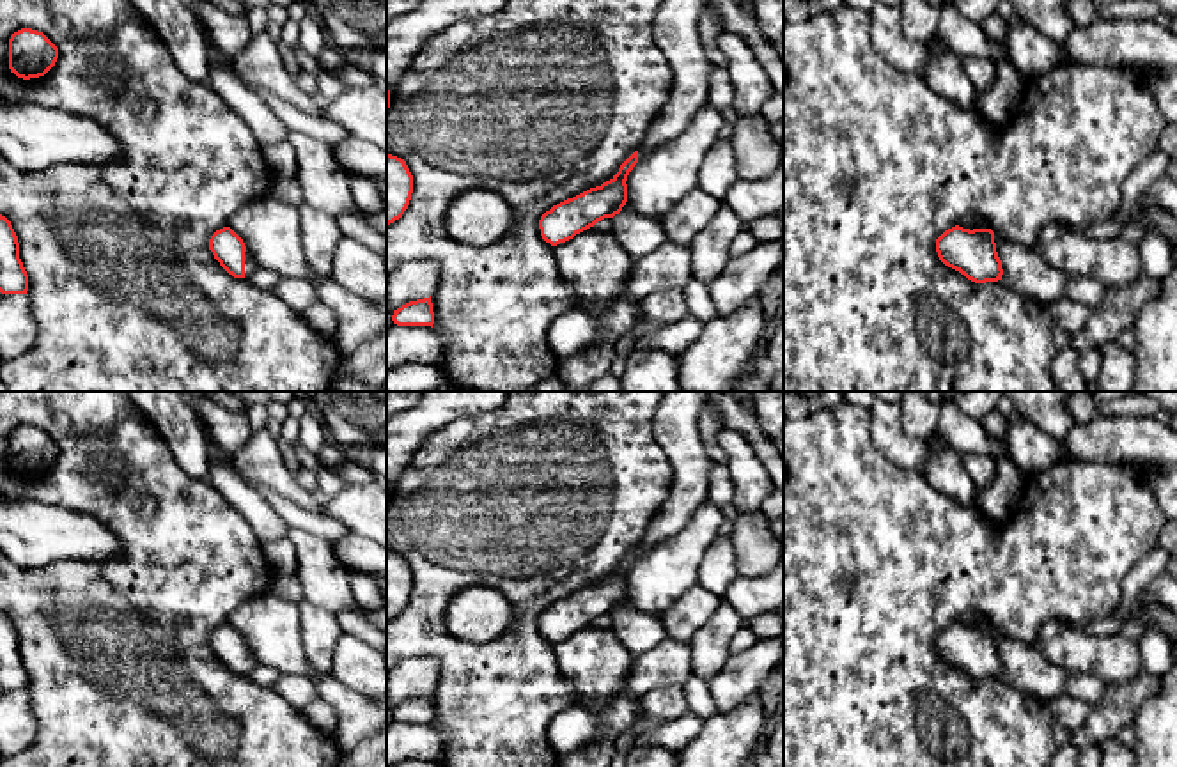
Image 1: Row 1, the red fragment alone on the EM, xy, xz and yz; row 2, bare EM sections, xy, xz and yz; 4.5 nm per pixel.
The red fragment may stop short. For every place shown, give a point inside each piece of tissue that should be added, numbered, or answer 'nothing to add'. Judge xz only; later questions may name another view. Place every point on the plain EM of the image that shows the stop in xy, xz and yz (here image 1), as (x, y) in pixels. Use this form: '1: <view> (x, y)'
1: xz (676, 422)

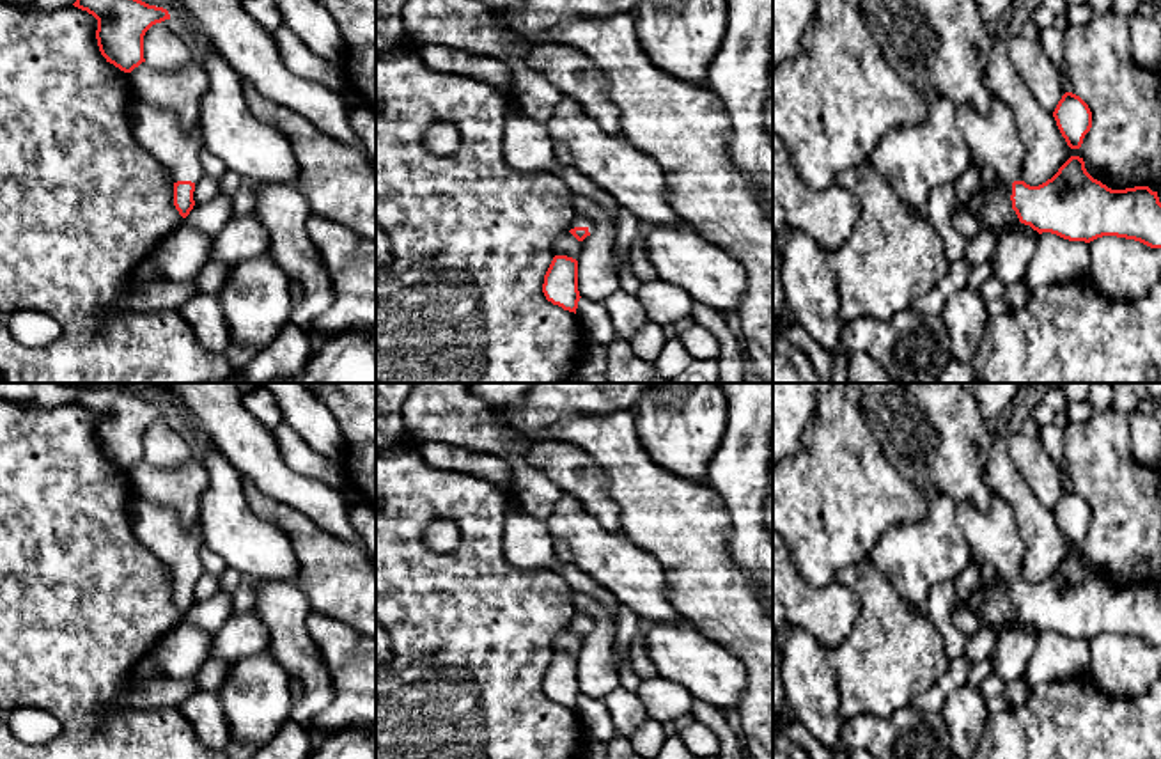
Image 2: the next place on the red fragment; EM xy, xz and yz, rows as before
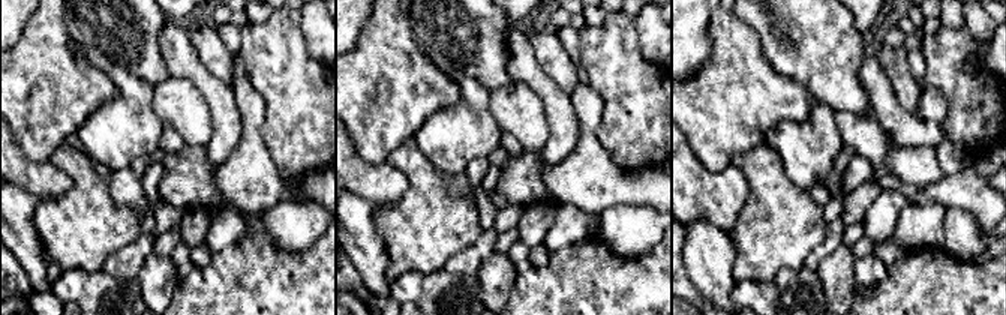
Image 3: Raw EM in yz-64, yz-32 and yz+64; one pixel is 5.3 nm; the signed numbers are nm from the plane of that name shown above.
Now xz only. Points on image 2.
1: xz (580, 618)

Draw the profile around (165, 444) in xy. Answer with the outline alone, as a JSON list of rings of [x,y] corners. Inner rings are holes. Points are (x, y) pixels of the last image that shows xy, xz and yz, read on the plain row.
[[[165,417],[145,429],[144,456],[151,465],[170,468],[199,454],[190,433],[172,417]]]

